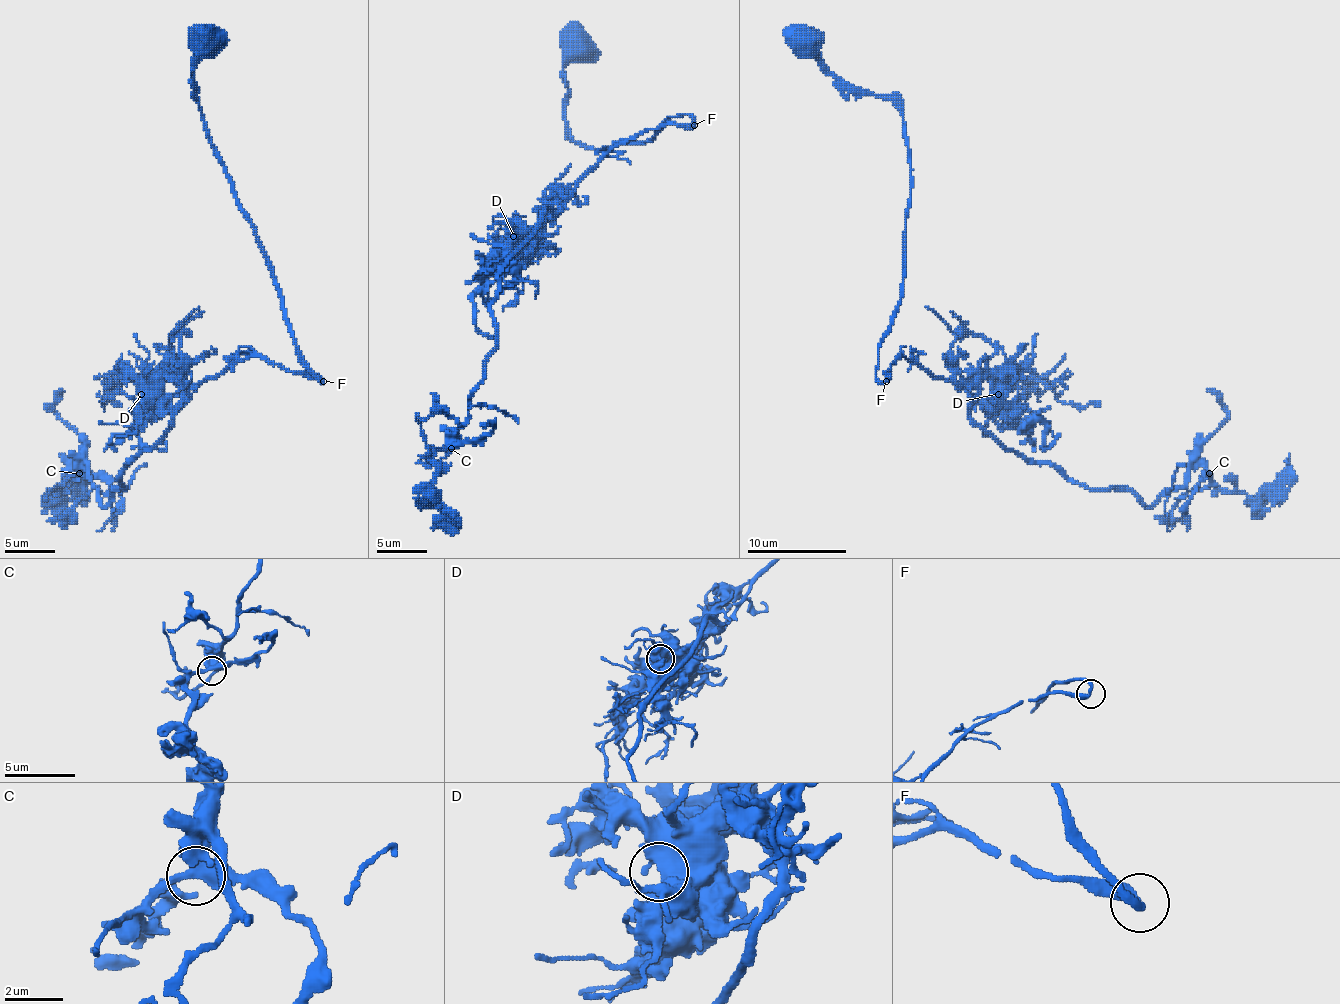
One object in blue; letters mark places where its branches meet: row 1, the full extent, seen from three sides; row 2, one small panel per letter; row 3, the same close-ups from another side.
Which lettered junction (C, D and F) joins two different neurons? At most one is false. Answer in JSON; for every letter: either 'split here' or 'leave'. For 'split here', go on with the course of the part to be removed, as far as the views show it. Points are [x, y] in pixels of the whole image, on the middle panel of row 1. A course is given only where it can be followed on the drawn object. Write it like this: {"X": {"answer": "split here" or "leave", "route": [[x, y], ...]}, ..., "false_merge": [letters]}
{"C": {"answer": "leave"}, "D": {"answer": "leave"}, "F": {"answer": "leave"}, "false_merge": []}

